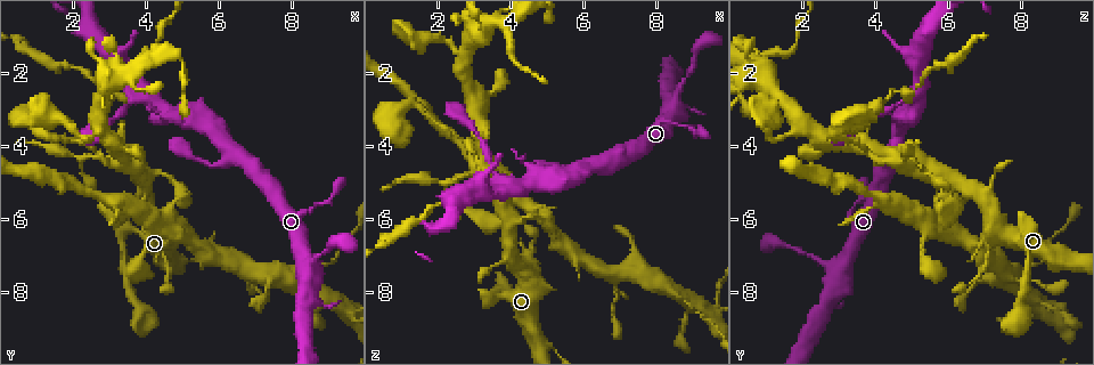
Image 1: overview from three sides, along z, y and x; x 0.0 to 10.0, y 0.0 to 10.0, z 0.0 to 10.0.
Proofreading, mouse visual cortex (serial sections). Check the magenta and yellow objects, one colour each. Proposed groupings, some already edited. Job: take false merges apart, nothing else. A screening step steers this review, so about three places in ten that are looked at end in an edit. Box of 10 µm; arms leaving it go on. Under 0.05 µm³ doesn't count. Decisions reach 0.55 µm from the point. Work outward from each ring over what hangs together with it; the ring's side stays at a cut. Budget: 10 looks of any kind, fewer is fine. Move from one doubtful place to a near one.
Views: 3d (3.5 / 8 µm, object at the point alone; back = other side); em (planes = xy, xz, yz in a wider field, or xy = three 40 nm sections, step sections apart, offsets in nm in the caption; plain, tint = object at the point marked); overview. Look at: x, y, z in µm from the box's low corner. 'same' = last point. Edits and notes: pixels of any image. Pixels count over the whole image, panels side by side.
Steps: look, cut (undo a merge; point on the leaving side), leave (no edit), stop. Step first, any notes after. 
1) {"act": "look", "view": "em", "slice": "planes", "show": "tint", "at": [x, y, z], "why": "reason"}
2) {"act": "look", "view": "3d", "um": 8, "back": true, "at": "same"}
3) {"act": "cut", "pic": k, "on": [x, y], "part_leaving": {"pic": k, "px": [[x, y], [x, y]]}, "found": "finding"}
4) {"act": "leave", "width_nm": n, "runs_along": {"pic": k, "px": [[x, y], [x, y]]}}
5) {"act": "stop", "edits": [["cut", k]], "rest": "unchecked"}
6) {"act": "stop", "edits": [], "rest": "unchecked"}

{"act": "look", "view": "3d", "um": 8, "back": true, "at": [3.20, 3.95, 3.55], "why": "a narrow waist"}

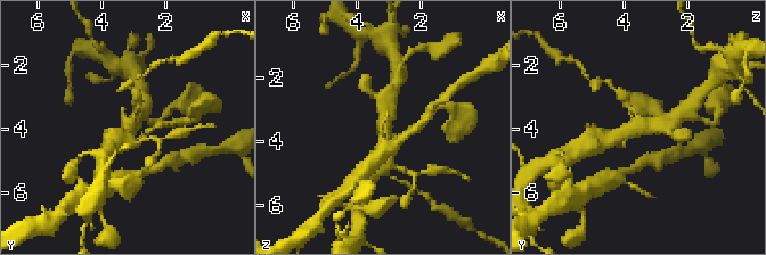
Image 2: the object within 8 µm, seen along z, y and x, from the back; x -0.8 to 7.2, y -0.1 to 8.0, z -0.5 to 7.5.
{"act": "look", "view": "em", "slice": "planes", "show": "tint", "at": "same", "why": "need the tissue"}

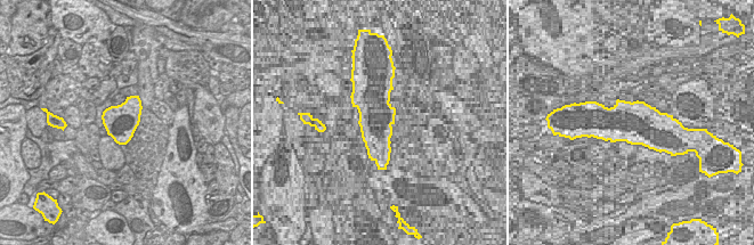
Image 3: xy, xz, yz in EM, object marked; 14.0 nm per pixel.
{"act": "leave", "found": "continuous, no second cell"}

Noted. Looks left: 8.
{"act": "look", "view": "3d", "um": 8, "at": [4.85, 4.85, 5.90], "why": "narrows sharply"}

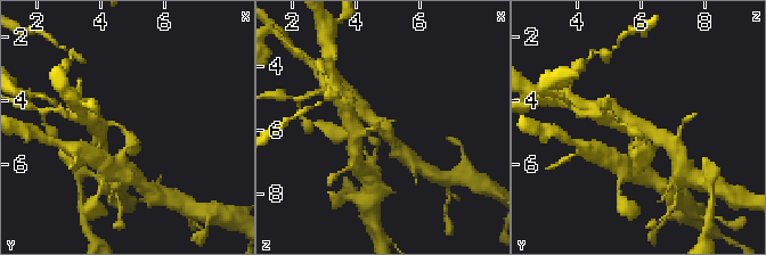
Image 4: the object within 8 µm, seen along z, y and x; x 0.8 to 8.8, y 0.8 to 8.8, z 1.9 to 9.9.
{"act": "look", "view": "3d", "um": 3.5, "back": true, "at": "same"}

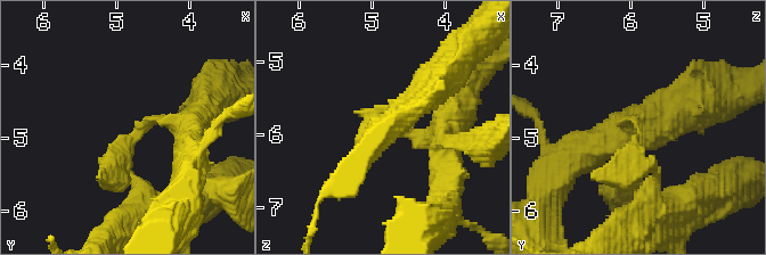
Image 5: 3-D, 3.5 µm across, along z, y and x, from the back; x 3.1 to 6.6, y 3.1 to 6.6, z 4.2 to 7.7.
{"act": "look", "view": "em", "slice": "planes", "show": "tint", "at": [4.75, 4.90, 5.90], "arms": 3, "arm_widths_nm": [150, 350, 400], "why": "now the EM"}

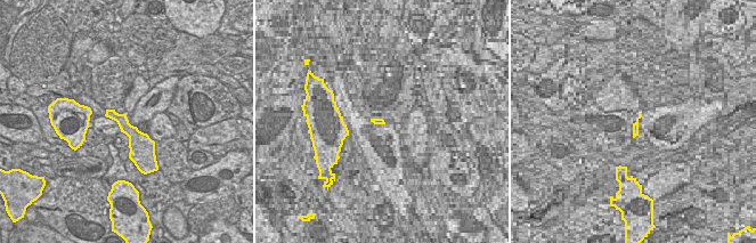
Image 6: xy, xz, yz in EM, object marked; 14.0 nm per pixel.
{"act": "leave", "runs_along": {"pic": 5, "px": [[447, 147], [374, 130], [394, 113]]}, "found": "all the same cell"}

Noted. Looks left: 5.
{"act": "look", "view": "3d", "um": 3.5, "at": [8.35, 7.60, 7.90], "why": "side arm on a straight run"}

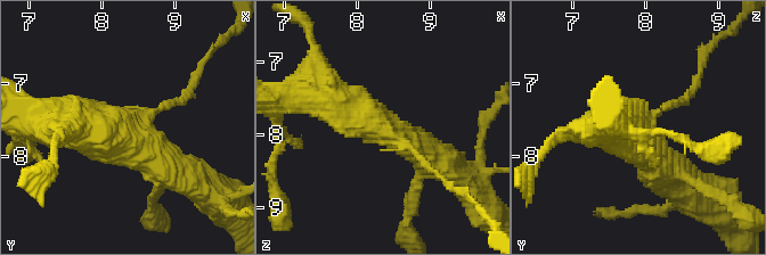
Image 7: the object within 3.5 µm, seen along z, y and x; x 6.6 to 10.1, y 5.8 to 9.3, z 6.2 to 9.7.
{"act": "look", "view": "em", "slice": "xy", "step": 2, "show": "tint", "at": [8.35, 7.70, 7.90], "arms": 3, "arm_widths_nm": [150, 500, 600], "why": "shape alone is not enough"}

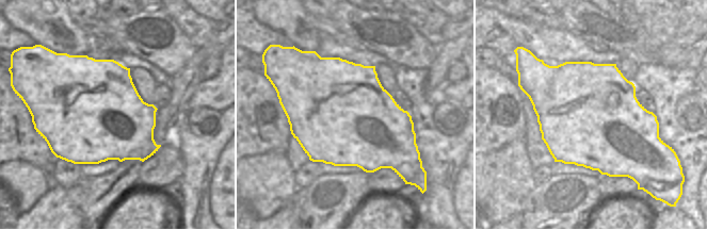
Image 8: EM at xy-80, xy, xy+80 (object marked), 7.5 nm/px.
{"act": "leave", "runs_along": {"pic": 7, "px": [[318, 95], [328, 95], [440, 162]]}, "found": "one cell here"}

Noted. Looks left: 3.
{"act": "look", "view": "3d", "um": 8, "at": [3.10, 2.55, 4.65], "why": "thin neck"}

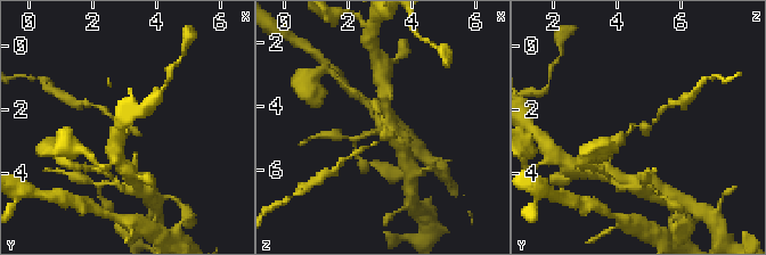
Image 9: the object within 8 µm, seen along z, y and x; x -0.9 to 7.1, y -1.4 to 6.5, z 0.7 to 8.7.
{"act": "look", "view": "em", "slice": "xy", "step": 5, "show": "tint", "at": "same", "why": "shape alone is not enough"}

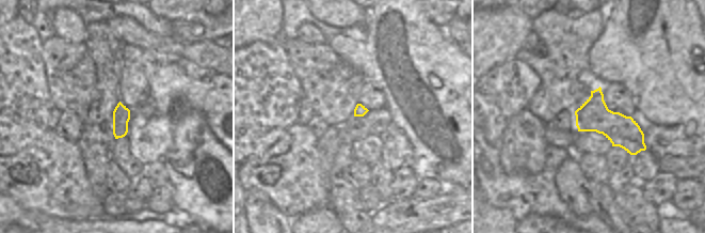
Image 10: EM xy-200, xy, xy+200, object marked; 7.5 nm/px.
{"act": "cut", "pic": 9, "on": [643, 126], "width_nm": 90, "part_leaving": {"pic": 9, "px": [[626, 136], [633, 126], [651, 126], [658, 117]]}, "found": "a second cell is stuck on"}

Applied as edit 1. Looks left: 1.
{"act": "stop", "edits": [["cut", 9]], "rest": "unchecked"}

